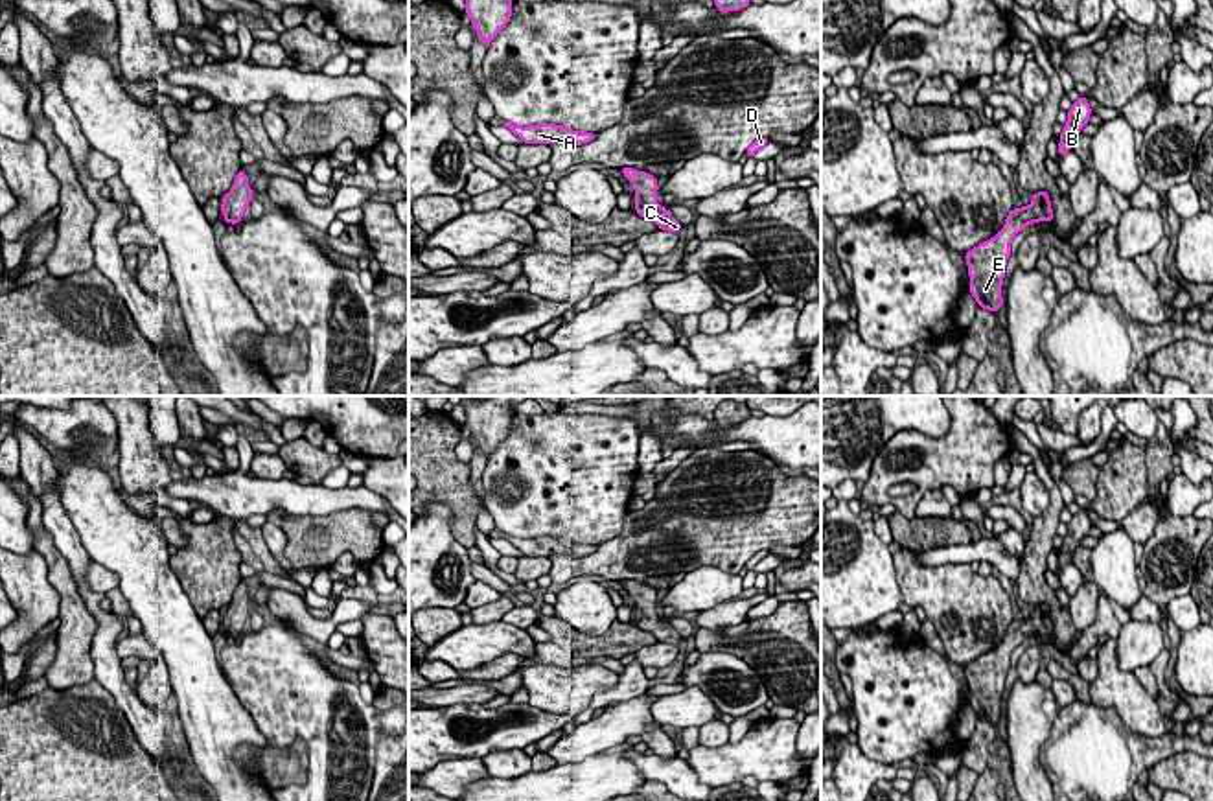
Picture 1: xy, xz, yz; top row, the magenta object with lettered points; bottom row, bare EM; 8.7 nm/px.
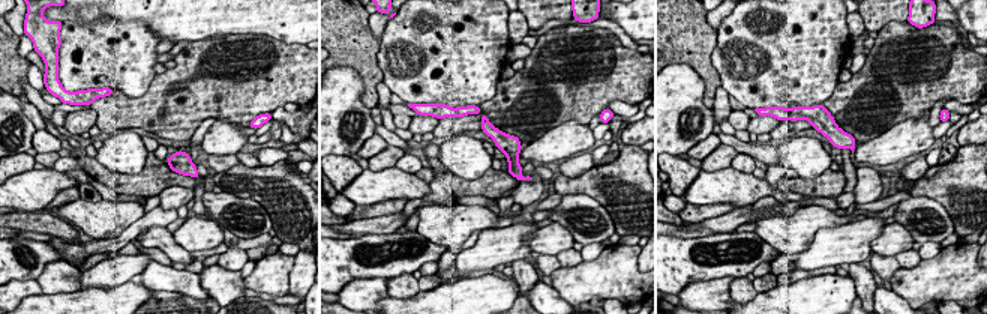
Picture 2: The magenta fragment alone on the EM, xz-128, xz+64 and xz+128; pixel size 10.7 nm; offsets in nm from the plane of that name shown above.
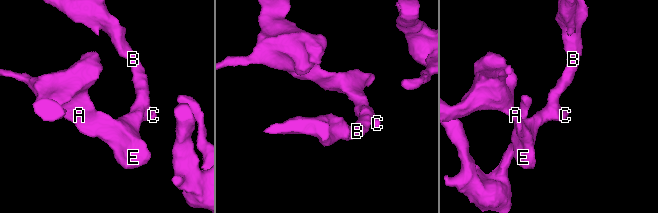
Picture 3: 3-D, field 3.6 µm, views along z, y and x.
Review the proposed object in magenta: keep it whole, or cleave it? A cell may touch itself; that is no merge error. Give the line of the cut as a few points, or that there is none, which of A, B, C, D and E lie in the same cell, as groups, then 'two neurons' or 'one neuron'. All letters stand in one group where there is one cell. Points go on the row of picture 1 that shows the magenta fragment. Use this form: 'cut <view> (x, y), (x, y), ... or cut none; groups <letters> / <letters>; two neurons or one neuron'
cut none; groups A B C D E; one neuron

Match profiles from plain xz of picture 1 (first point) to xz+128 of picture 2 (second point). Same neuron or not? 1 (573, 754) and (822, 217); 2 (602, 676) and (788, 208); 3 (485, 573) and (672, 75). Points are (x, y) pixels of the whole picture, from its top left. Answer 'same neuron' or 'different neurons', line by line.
1: different neurons
2: different neurons
3: different neurons

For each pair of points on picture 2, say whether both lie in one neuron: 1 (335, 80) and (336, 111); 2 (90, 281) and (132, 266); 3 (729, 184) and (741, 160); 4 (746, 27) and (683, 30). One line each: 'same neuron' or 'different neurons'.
1: same neuron
2: same neuron
3: different neurons
4: different neurons

